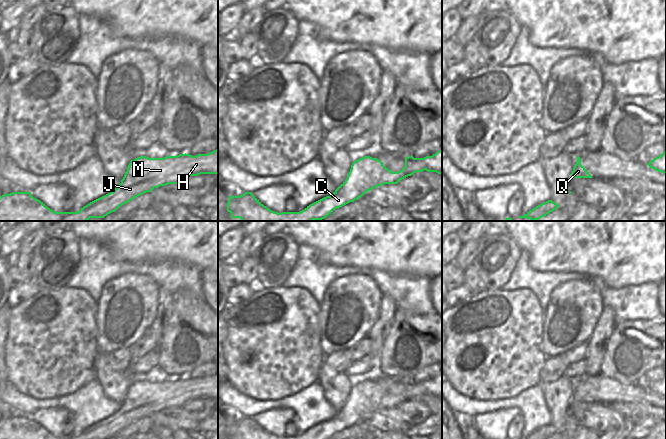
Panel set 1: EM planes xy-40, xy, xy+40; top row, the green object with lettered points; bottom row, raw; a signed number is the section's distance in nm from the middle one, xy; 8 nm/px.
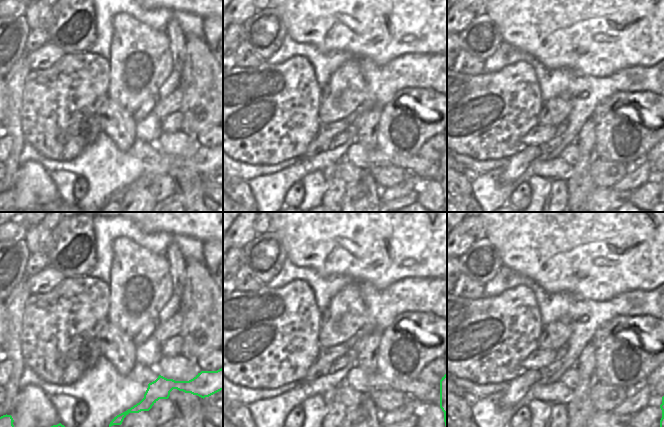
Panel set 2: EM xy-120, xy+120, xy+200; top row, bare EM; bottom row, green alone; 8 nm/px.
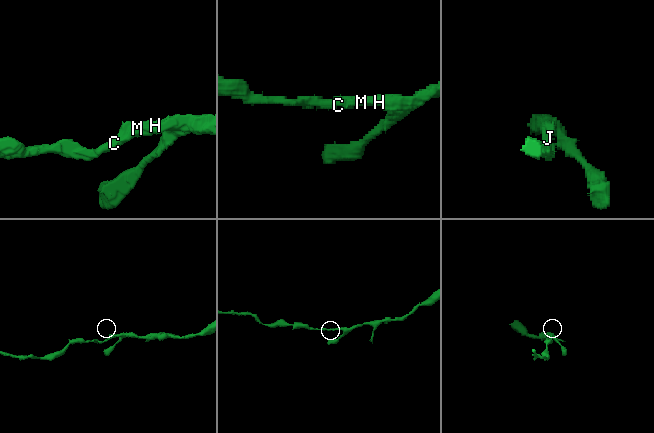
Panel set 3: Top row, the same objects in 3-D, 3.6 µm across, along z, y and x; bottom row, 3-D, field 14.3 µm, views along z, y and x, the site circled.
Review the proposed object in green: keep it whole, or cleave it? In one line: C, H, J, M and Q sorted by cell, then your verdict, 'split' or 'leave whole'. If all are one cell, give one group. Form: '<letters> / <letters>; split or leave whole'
C H J M Q; leave whole

